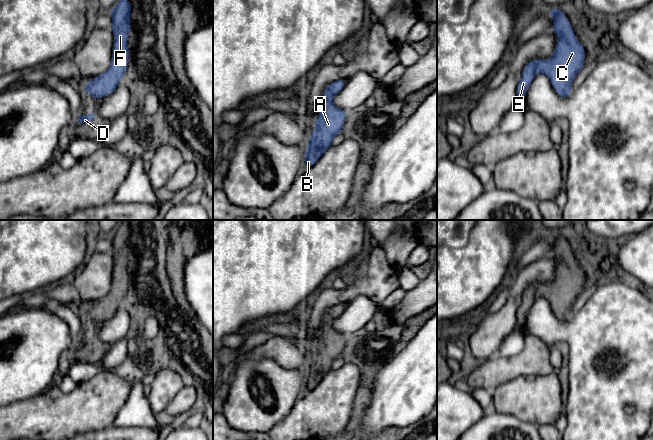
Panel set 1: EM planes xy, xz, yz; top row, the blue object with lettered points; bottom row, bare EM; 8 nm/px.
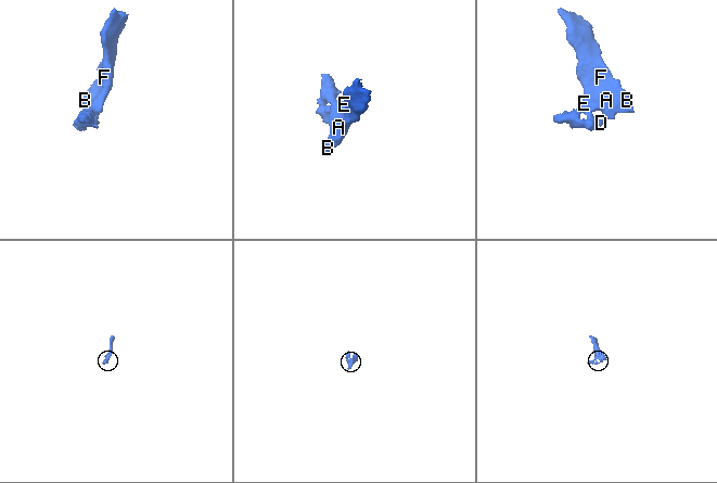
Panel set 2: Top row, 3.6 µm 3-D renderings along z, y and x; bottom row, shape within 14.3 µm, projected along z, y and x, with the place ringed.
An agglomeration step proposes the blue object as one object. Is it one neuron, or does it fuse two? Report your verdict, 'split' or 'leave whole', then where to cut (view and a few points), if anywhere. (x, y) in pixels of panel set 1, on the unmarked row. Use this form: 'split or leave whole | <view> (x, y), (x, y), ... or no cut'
leave whole | no cut

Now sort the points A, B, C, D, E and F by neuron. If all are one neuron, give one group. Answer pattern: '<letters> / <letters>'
A B C D E F

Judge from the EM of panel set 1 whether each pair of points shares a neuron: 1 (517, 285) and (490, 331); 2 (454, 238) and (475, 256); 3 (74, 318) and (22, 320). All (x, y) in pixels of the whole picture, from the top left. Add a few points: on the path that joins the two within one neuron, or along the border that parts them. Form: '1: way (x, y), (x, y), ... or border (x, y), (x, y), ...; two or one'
1: way (515, 296), (507, 314), (501, 320); one
2: border (471, 230), (464, 245), (447, 246); two
3: border (44, 306), (67, 324), (73, 339); two

